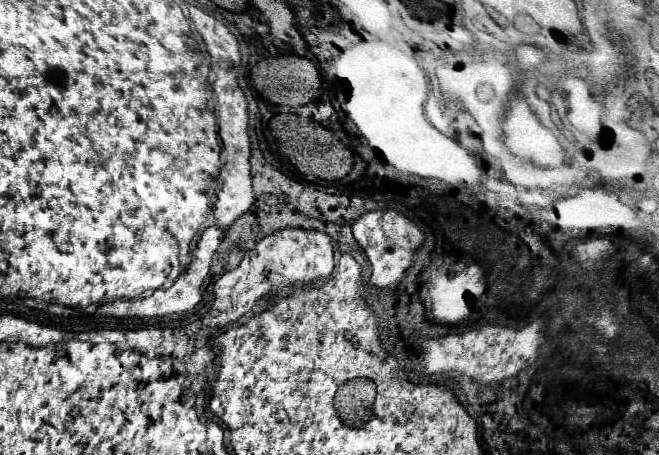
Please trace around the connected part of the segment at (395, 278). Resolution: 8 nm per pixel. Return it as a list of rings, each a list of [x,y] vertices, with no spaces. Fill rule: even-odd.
[[[370,211],[354,221],[352,233],[372,263],[370,283],[380,289],[394,287],[402,279],[404,271],[412,263],[414,251],[424,241],[424,233],[410,219],[406,219],[396,211]]]

